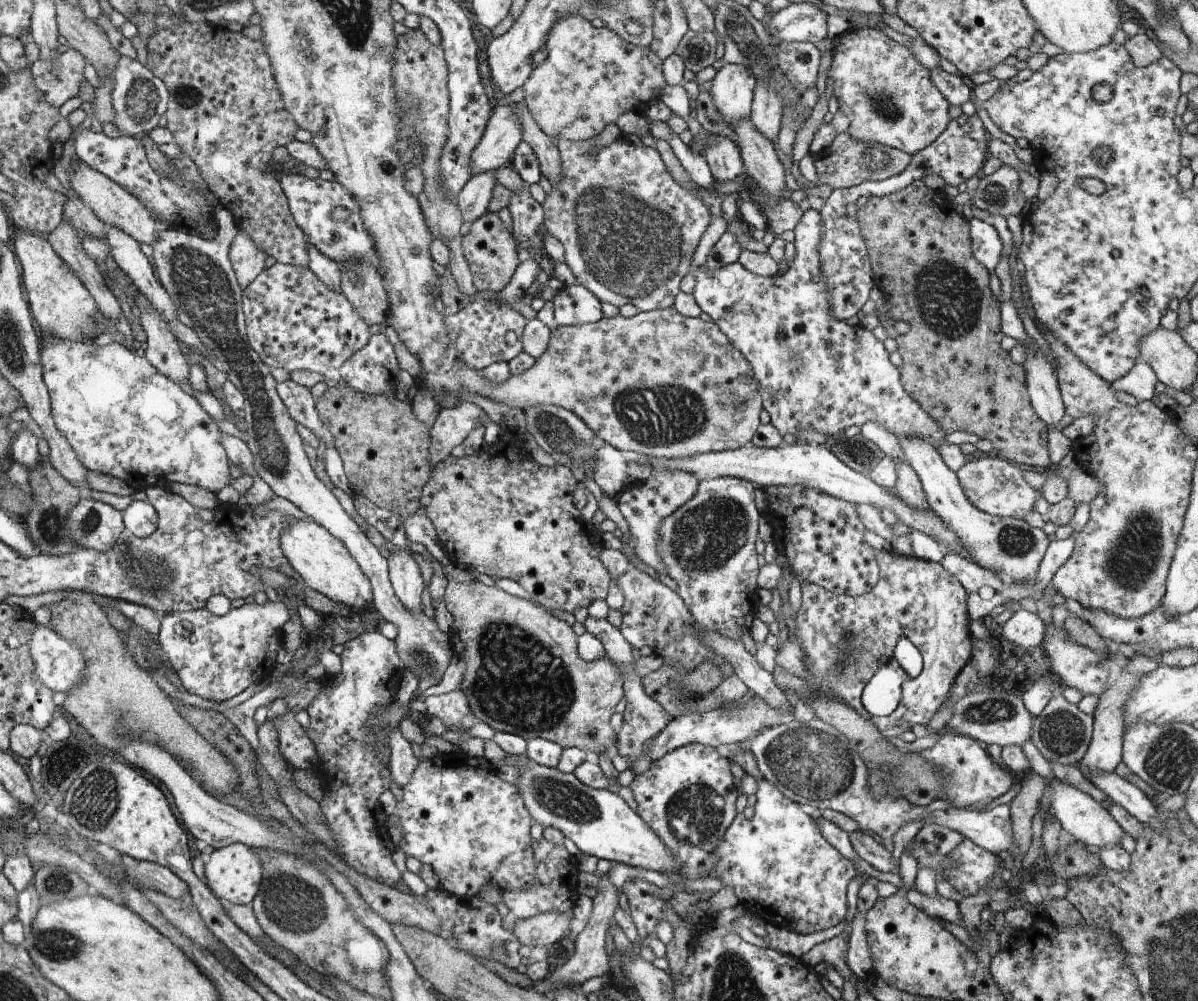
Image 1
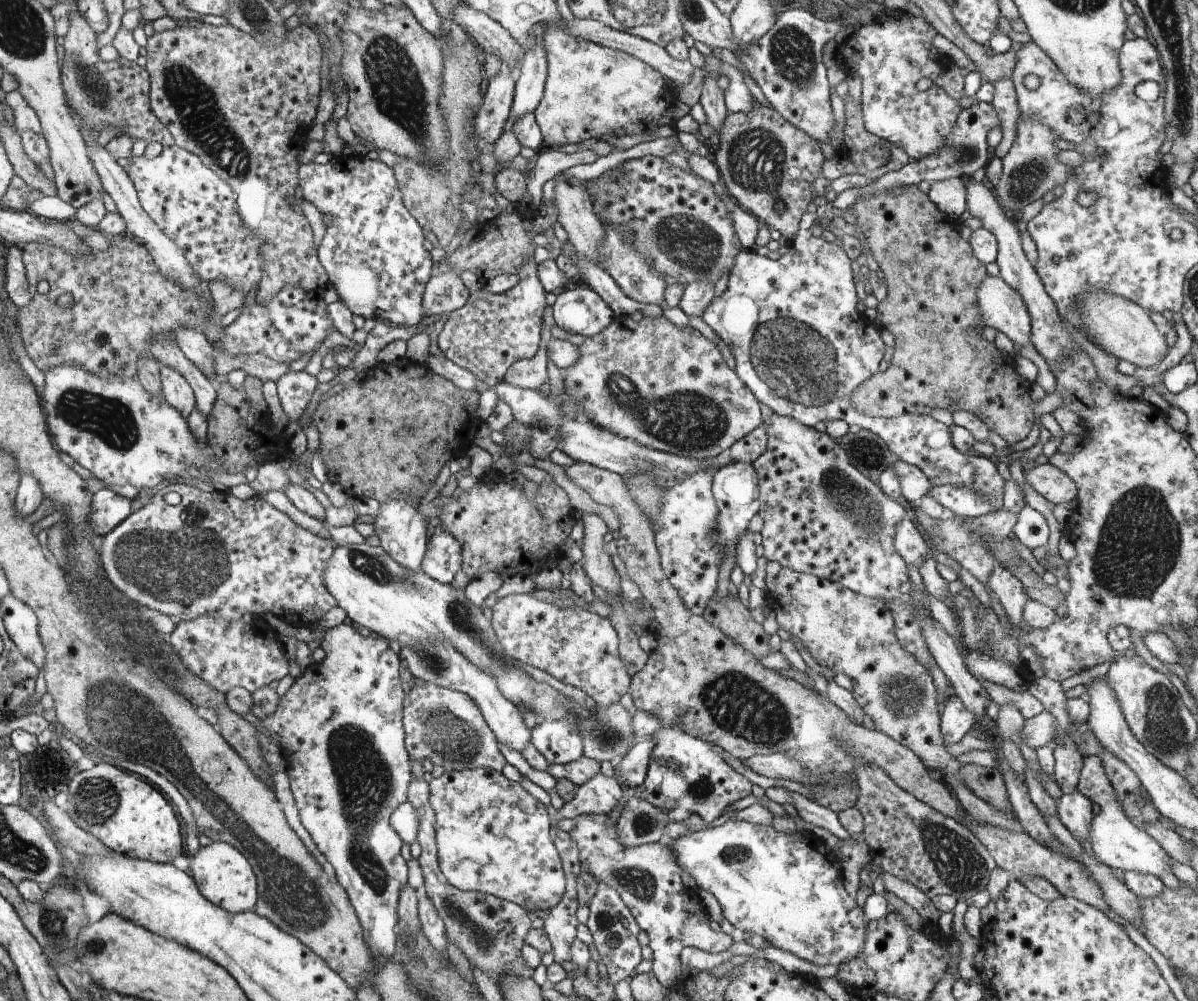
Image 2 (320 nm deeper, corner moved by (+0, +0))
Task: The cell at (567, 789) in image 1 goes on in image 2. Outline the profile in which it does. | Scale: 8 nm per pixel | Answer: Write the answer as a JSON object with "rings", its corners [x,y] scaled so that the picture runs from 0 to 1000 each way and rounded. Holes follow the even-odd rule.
{"rings":[[[611,817],[603,825],[589,827],[564,839],[555,837],[555,840],[566,867],[575,872],[584,888],[596,894],[603,905],[604,917],[614,928],[636,935],[646,946],[683,965],[695,962],[702,967],[720,951],[725,921],[721,918],[721,925],[718,927],[710,923],[708,913],[716,909],[716,903],[705,887],[701,861],[683,836],[665,830],[655,833],[648,831],[644,825]]]}

